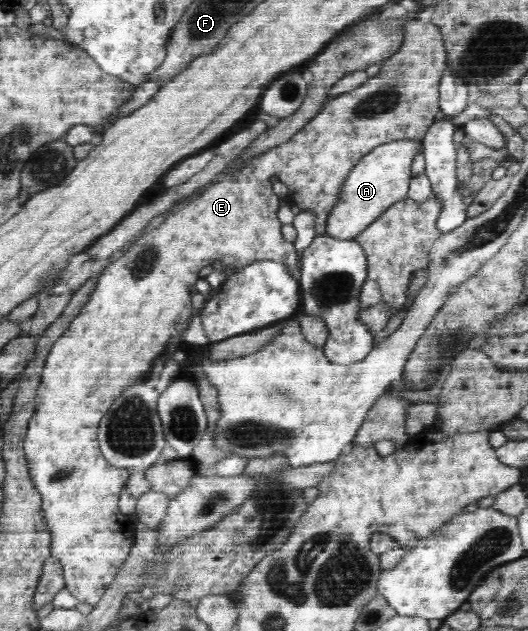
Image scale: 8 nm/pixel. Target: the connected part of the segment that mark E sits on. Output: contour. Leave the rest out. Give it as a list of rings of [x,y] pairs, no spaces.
[[[414,17],[413,20],[406,20],[403,23],[403,40],[398,51],[394,55],[390,55],[388,59],[381,63],[380,71],[374,77],[368,78],[360,86],[337,95],[331,99],[320,111],[310,119],[304,127],[295,133],[289,140],[280,143],[278,147],[271,148],[270,151],[263,152],[262,155],[255,156],[254,159],[248,159],[246,163],[240,168],[234,168],[227,175],[220,174],[214,185],[208,186],[200,196],[190,199],[186,205],[182,205],[182,209],[166,215],[161,224],[146,229],[136,239],[128,245],[121,254],[117,255],[117,259],[110,262],[104,268],[101,275],[98,277],[98,283],[95,284],[94,291],[90,293],[90,299],[82,307],[82,311],[74,317],[74,321],[70,323],[70,327],[63,332],[62,337],[54,343],[54,347],[50,350],[48,359],[43,367],[42,381],[39,383],[37,397],[36,397],[36,412],[29,422],[28,432],[23,447],[26,451],[26,460],[28,460],[28,468],[30,468],[30,477],[36,491],[41,495],[42,507],[44,517],[51,534],[51,555],[61,561],[63,567],[63,574],[65,577],[65,588],[76,597],[80,603],[88,603],[92,607],[96,607],[100,601],[100,597],[104,595],[106,587],[114,581],[114,577],[118,575],[120,567],[129,556],[131,545],[133,544],[134,525],[130,523],[129,515],[124,515],[118,508],[118,499],[120,491],[129,477],[126,468],[116,468],[110,466],[107,460],[101,453],[99,443],[94,443],[94,439],[98,436],[98,427],[102,422],[104,415],[112,408],[114,401],[118,399],[118,395],[126,391],[126,387],[130,387],[130,383],[134,383],[132,379],[144,377],[146,371],[150,371],[150,367],[154,365],[154,359],[158,355],[162,355],[162,351],[168,349],[168,340],[171,337],[182,338],[184,329],[188,327],[188,321],[192,317],[192,303],[190,303],[190,287],[200,279],[200,269],[206,265],[212,265],[215,262],[222,262],[226,266],[232,266],[234,270],[240,270],[241,267],[248,266],[249,263],[259,262],[262,260],[272,260],[282,262],[290,272],[292,278],[299,281],[301,271],[297,263],[297,251],[293,243],[286,241],[282,235],[282,223],[278,219],[278,207],[280,198],[274,194],[272,177],[278,177],[279,181],[285,183],[289,188],[289,196],[295,205],[301,211],[308,211],[314,214],[315,229],[318,234],[324,234],[326,231],[326,223],[328,215],[330,215],[331,208],[334,207],[335,200],[338,199],[340,189],[346,183],[346,177],[350,173],[350,169],[354,167],[362,156],[370,153],[372,149],[384,143],[390,143],[396,140],[410,140],[412,142],[422,142],[429,127],[436,122],[436,113],[439,110],[439,85],[444,69],[447,67],[447,54],[444,46],[443,35],[440,28],[432,22],[423,23],[421,20]]]

